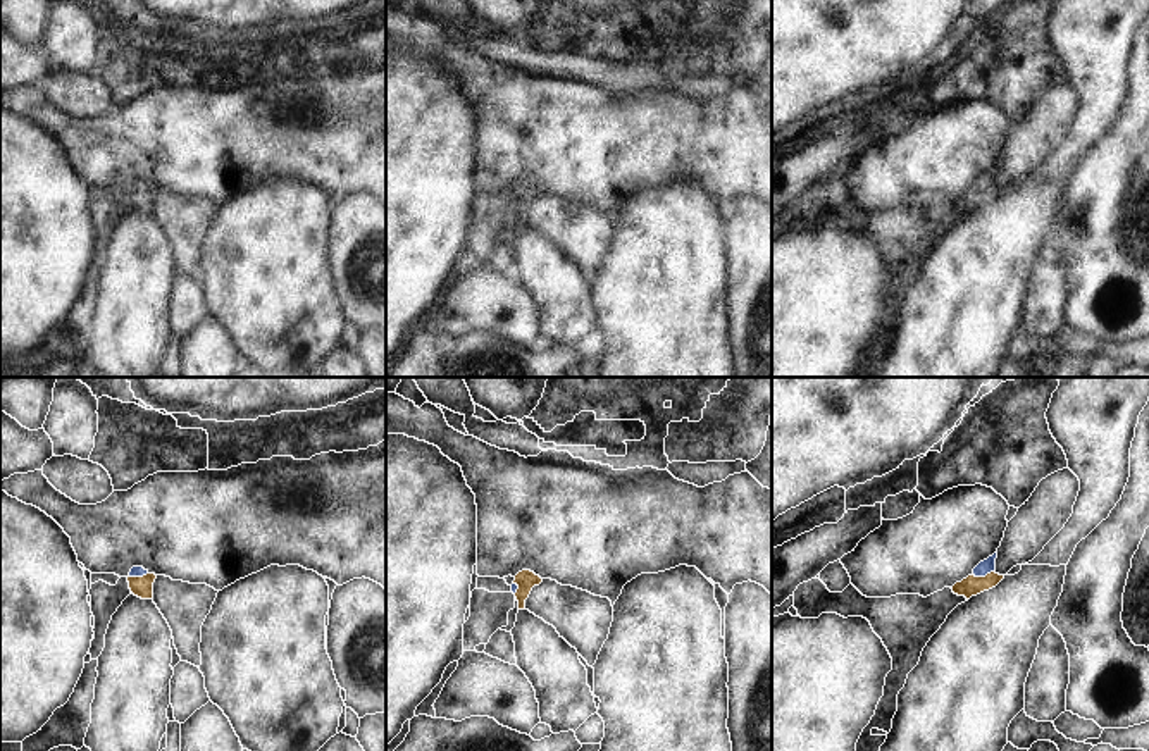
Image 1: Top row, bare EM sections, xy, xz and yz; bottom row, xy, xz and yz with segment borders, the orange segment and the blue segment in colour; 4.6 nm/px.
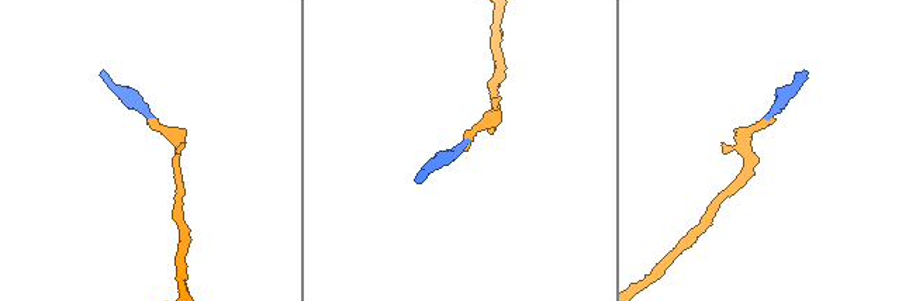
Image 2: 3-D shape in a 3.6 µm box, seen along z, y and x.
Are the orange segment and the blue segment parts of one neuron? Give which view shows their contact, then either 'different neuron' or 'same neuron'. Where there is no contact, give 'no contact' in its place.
yz | same neuron

